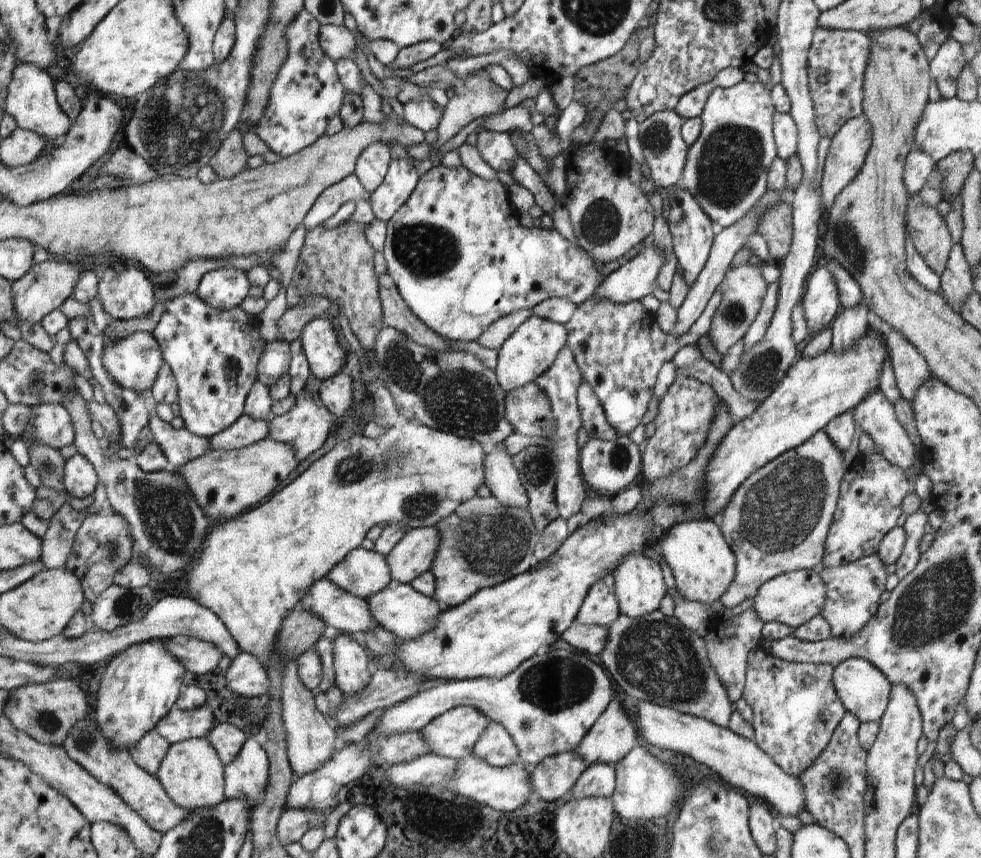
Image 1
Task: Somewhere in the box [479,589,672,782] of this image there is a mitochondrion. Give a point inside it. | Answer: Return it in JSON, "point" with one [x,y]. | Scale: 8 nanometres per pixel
{"point":[556,685]}

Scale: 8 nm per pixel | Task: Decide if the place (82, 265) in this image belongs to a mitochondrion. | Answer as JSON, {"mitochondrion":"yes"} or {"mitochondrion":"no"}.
{"mitochondrion":"no"}

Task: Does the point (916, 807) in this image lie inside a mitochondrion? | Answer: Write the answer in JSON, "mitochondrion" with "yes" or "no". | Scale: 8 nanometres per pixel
{"mitochondrion":"no"}

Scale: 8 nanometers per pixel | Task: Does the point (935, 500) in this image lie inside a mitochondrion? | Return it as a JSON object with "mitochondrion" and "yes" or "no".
{"mitochondrion":"no"}

